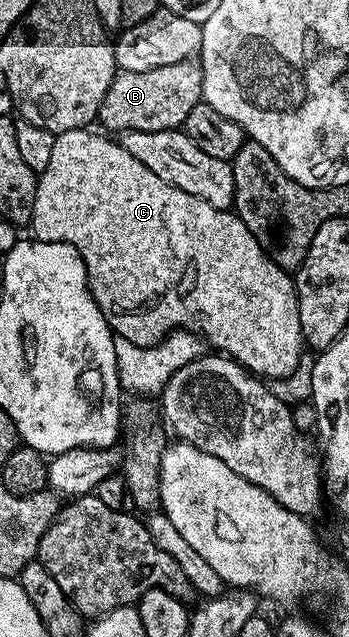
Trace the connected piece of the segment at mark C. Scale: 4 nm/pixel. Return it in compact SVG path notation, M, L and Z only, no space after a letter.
M82 129L63 131L57 135L55 149L51 153L51 162L47 164L45 171L40 172L37 181L35 209L31 224L32 234L43 241L70 243L75 245L75 249L79 249L87 269L89 291L95 297L99 309L108 319L109 326L114 332L134 342L135 345L150 347L160 343L174 329L184 329L196 332L210 348L237 360L246 371L253 372L262 380L287 379L289 374L295 373L303 355L303 340L299 325L299 305L294 276L269 259L269 254L261 248L259 241L251 233L251 229L247 229L247 225L243 225L243 221L232 210L213 208L207 201L192 196L191 193L185 193L173 184L168 184L167 181L163 181L147 169L147 166L143 165L138 158L133 157L127 149L121 147L116 138L105 133L100 134L96 135L93 129Z

